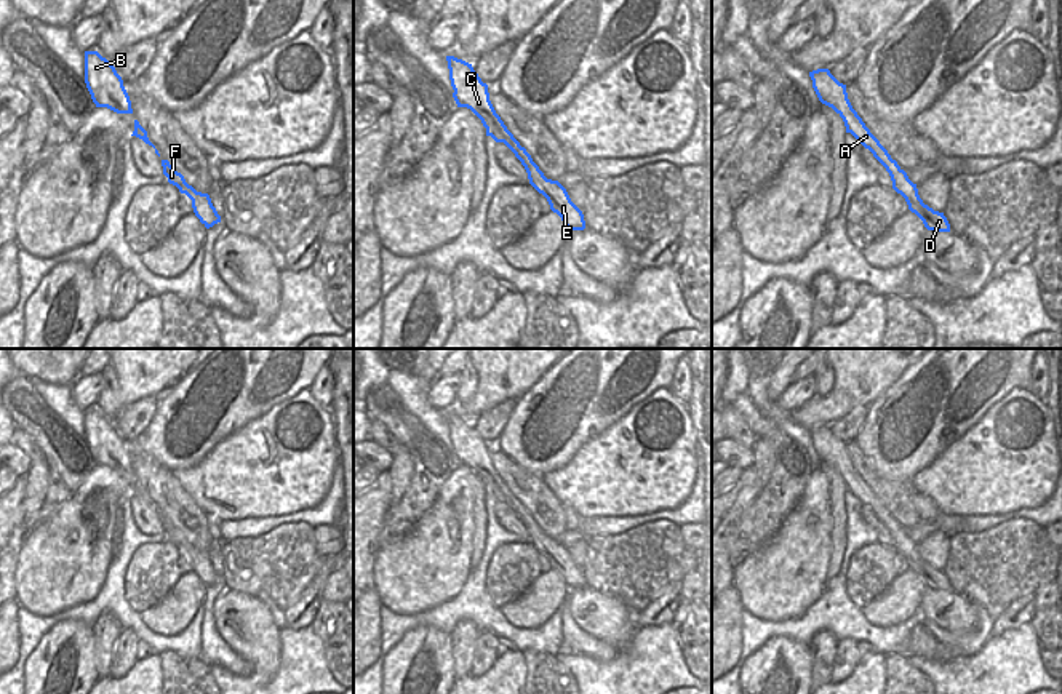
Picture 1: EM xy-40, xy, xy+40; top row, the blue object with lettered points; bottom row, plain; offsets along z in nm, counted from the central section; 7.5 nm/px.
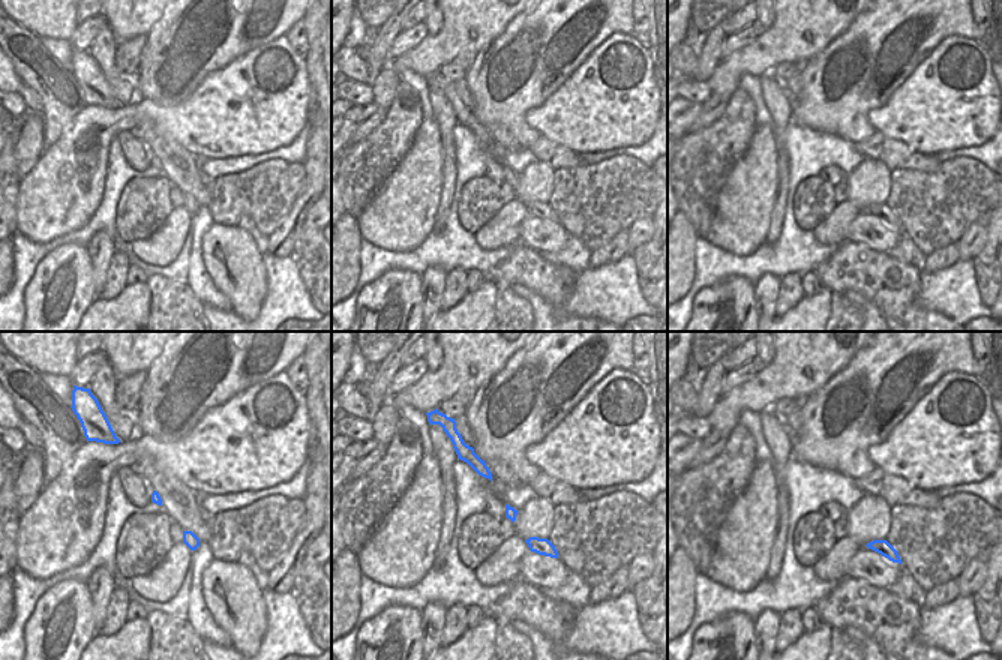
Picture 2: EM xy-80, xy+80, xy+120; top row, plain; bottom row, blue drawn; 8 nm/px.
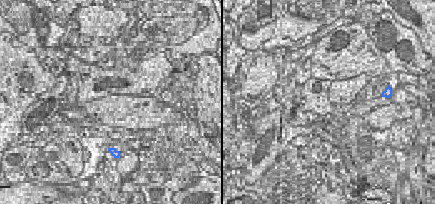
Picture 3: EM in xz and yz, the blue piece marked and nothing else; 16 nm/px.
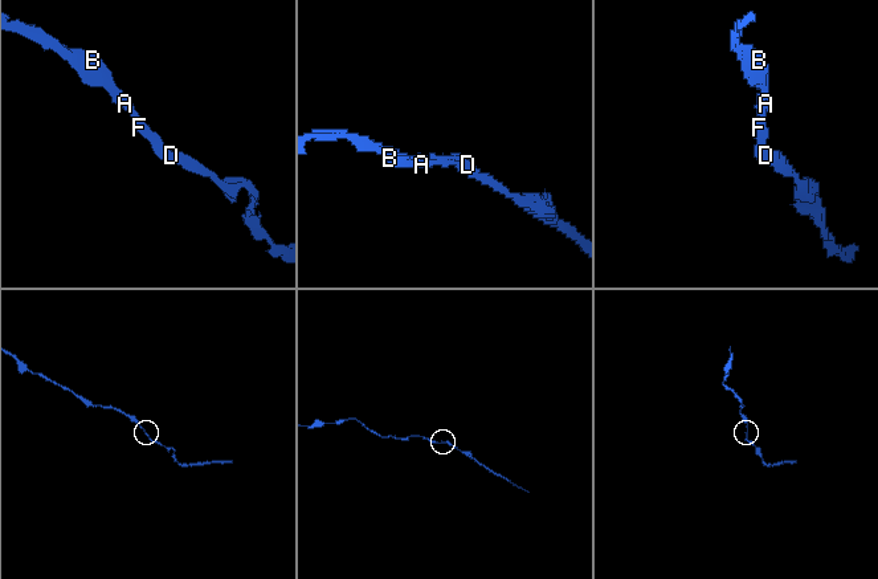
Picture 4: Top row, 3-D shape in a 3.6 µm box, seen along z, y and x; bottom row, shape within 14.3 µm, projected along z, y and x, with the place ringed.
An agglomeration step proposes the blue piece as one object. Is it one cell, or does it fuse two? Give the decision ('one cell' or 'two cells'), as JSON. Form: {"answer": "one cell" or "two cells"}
{"answer": "one cell"}

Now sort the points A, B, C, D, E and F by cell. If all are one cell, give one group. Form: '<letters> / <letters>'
A B C D E F

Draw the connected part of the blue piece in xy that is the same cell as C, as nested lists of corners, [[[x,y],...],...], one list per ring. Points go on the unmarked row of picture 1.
[[[446,414],[446,419],[457,465],[470,467],[486,486],[486,494],[496,501],[504,501],[515,512],[528,531],[529,542],[547,556],[550,568],[561,576],[569,588],[584,588],[582,569],[571,560],[558,539],[544,534],[526,507],[507,488],[489,459],[488,443],[481,440],[472,422],[454,414]]]

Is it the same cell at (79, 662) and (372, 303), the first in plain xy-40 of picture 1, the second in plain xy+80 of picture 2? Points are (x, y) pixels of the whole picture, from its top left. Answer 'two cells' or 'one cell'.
one cell

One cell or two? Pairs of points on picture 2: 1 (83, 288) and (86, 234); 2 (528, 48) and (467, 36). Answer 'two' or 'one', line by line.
1: two
2: two

